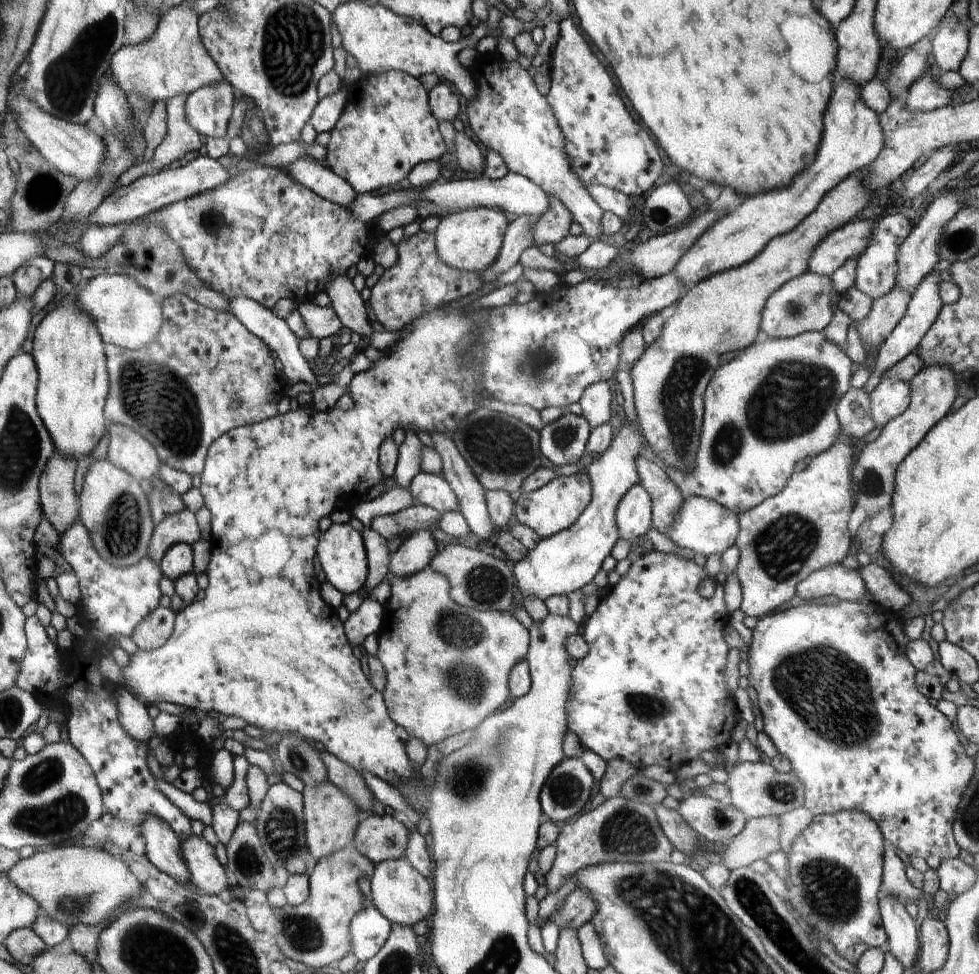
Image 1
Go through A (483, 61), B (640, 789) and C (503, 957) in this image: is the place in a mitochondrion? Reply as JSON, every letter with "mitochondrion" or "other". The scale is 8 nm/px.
{"A":"other","B":"mitochondrion","C":"mitochondrion"}

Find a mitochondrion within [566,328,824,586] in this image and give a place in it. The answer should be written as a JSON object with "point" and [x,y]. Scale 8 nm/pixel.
{"point":[676,396]}

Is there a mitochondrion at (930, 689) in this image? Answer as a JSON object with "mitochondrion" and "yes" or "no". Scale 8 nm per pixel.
{"mitochondrion":"no"}

